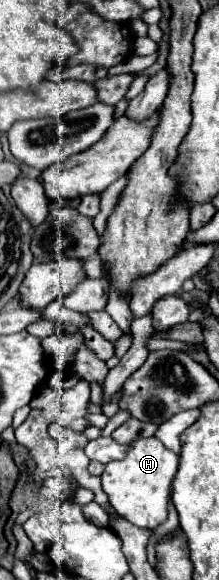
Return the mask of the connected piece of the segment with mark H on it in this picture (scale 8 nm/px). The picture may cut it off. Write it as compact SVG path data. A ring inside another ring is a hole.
M140 437L128 443L124 459L110 461L102 473L102 489L110 505L130 523L146 529L156 529L168 517L170 483L178 469L178 455L162 445L156 437Z

